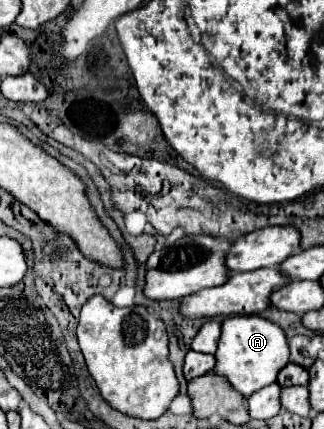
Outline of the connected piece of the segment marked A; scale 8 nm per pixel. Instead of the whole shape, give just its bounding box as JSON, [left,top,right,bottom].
[213,315,289,399]

